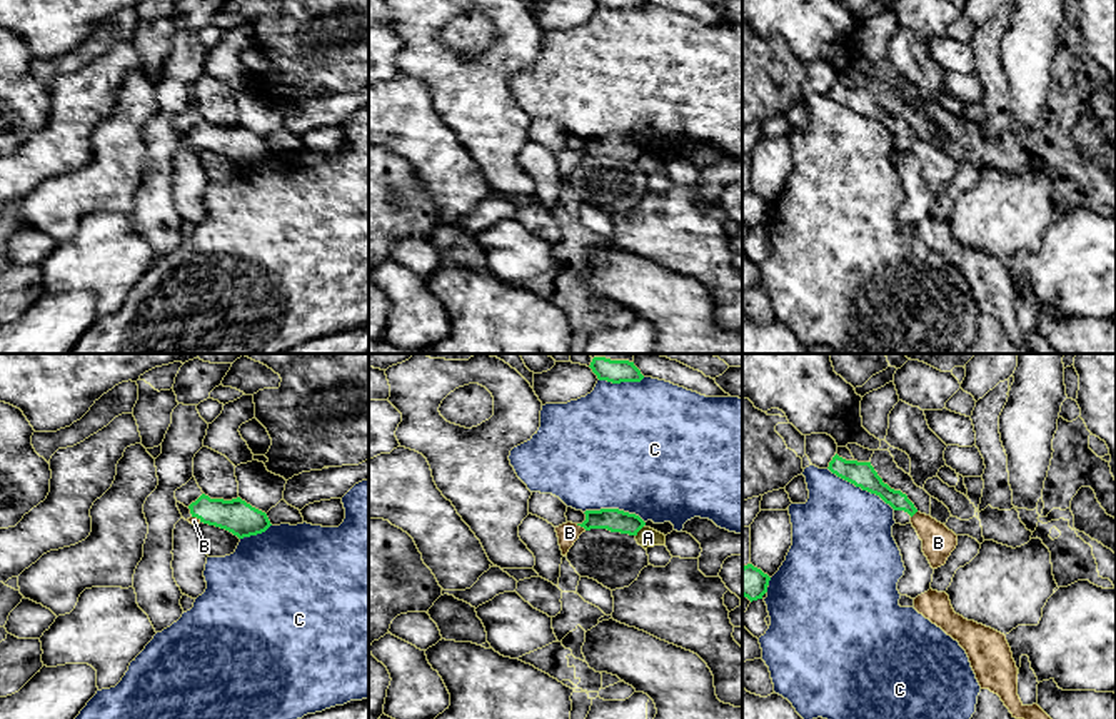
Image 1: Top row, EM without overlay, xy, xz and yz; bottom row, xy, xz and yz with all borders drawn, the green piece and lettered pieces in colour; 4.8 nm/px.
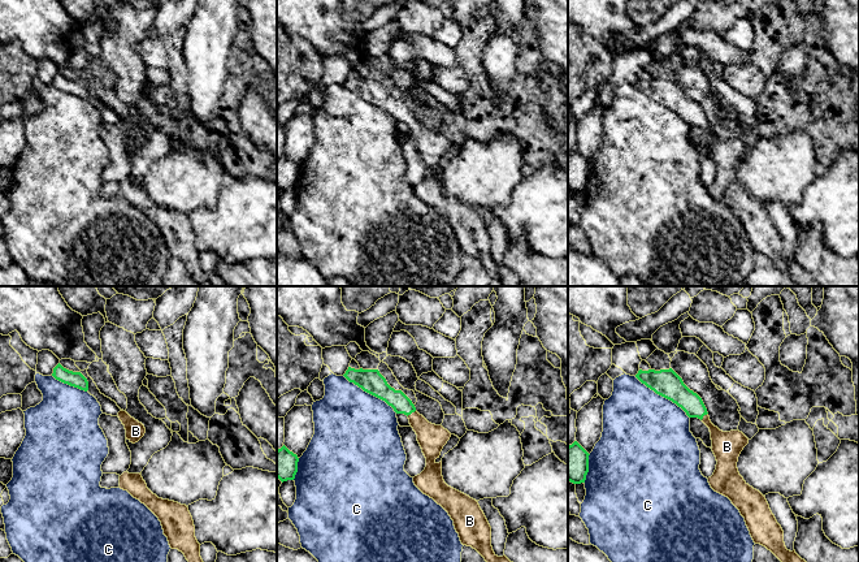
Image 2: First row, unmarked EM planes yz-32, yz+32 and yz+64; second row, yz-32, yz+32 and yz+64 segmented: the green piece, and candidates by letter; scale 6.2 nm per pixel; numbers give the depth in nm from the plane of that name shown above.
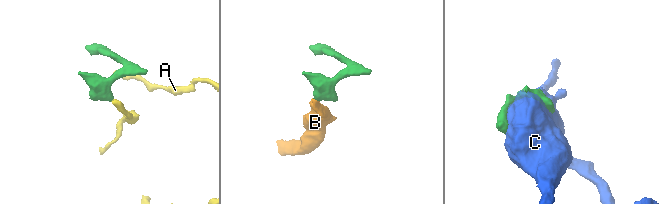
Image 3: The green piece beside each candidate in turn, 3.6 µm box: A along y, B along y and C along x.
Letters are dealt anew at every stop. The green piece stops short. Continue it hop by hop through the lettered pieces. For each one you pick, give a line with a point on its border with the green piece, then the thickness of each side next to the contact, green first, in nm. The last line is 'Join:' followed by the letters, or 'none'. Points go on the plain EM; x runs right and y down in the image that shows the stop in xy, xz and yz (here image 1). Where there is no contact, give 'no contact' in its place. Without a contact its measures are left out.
B: contact xz (581, 152); calibres 110 and 100 nm
Join: B

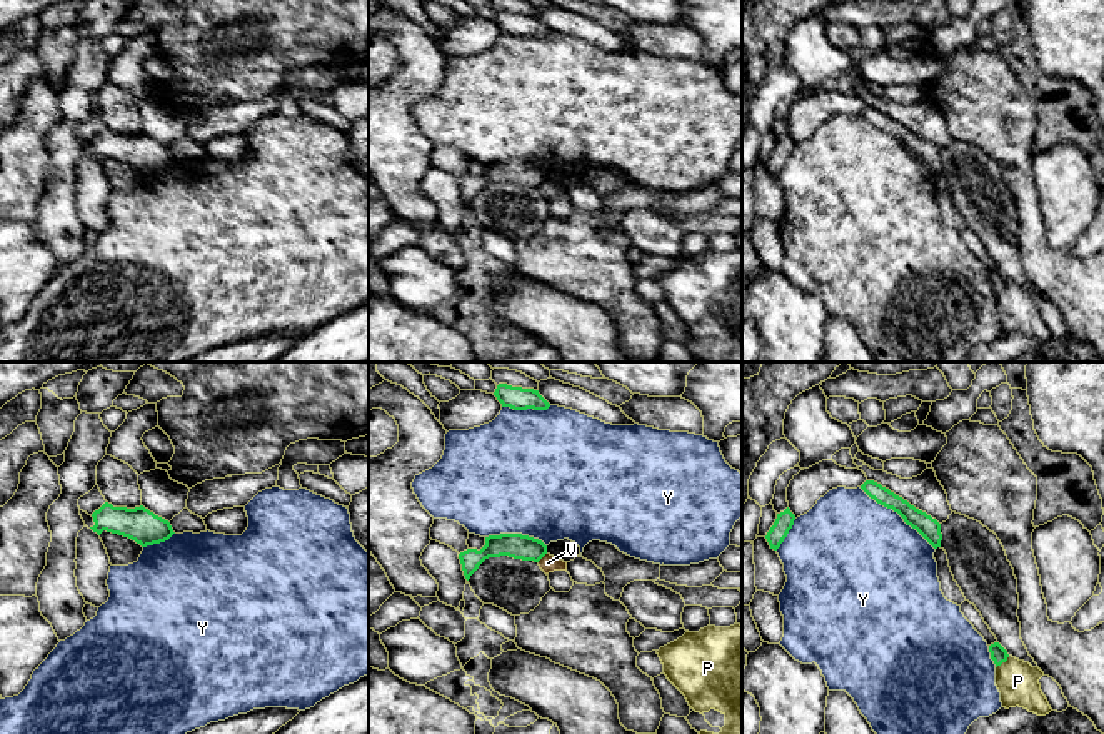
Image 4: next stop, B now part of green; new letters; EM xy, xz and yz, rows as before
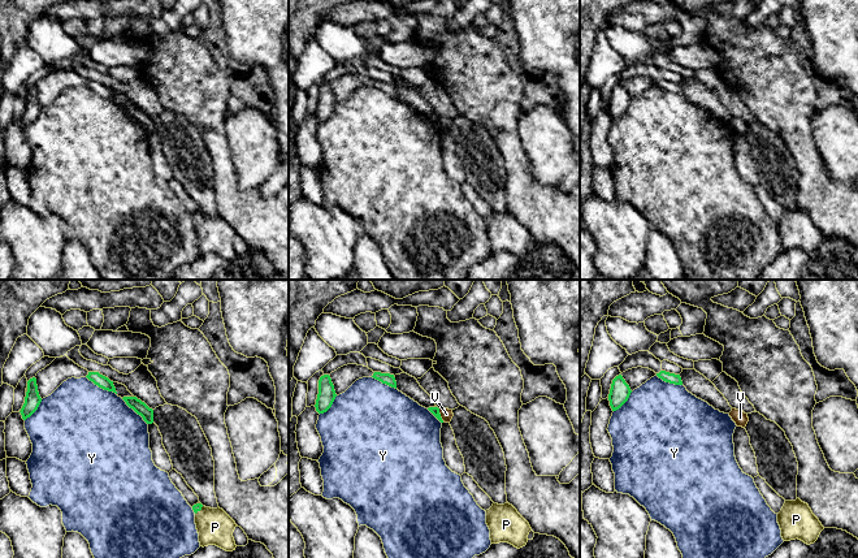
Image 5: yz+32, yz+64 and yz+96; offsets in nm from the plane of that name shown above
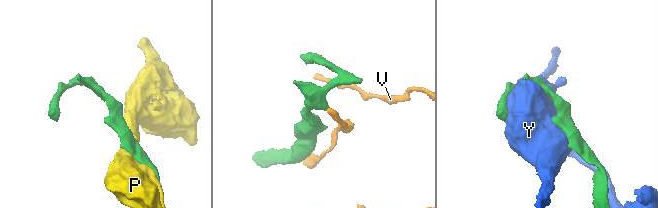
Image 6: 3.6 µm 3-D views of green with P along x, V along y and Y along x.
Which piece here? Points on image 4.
Join: none

